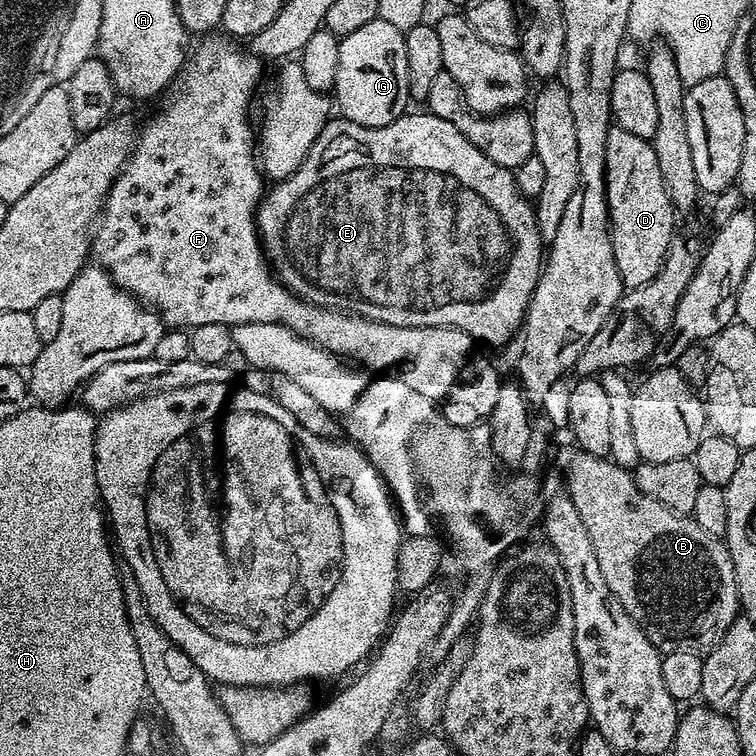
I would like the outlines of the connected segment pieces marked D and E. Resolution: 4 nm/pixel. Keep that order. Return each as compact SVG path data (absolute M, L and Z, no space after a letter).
M615 126L606 142L606 198L618 274L625 289L641 287L651 282L663 266L674 241L672 231L678 213L670 202L666 182L662 182L662 170L658 170L651 143Z
M427 110L411 112L377 128L343 118L329 119L314 146L310 146L310 154L306 154L302 166L298 166L290 178L273 183L256 209L256 230L269 265L280 283L311 304L347 310L366 320L386 322L390 326L457 328L481 345L504 344L515 332L517 335L521 331L524 317L528 315L528 303L546 263L546 241L538 230L533 201L518 190L513 169L490 162L490 158L486 158L486 154L482 154L482 150L478 150L478 146L474 146L458 126L454 126L454 122L446 122L446 118L438 118Z

